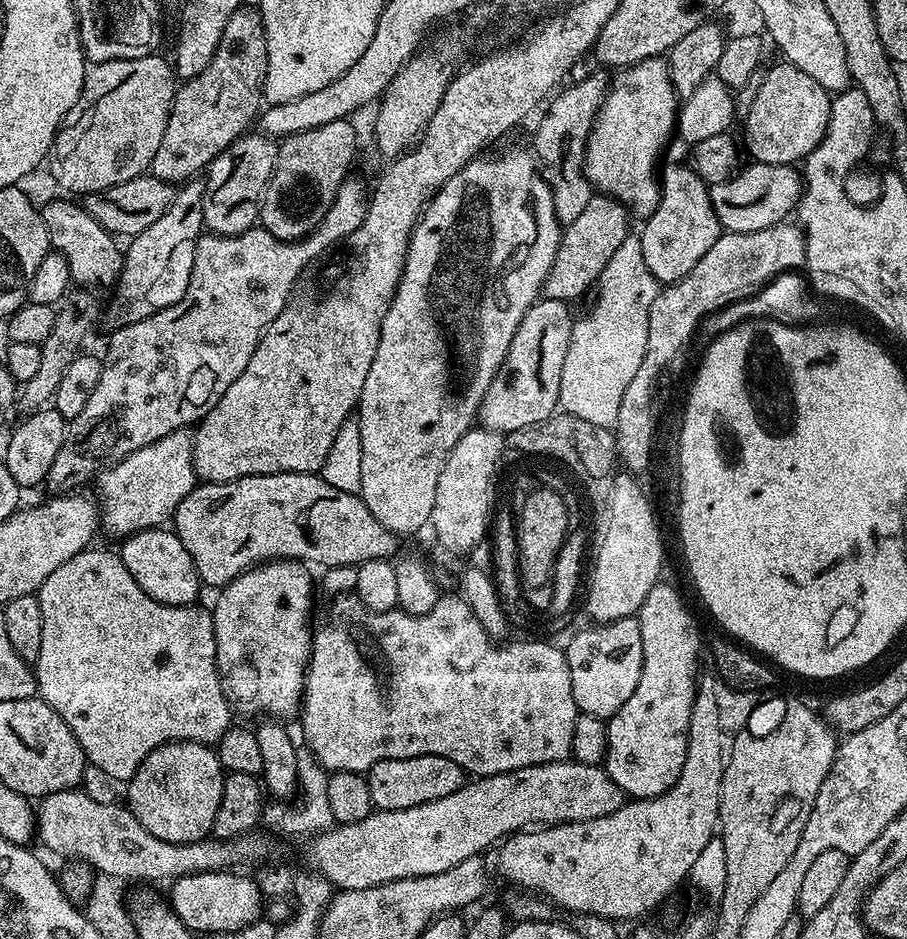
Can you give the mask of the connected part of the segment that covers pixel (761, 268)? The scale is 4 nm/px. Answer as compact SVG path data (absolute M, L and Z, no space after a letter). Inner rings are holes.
M792 222L775 224L766 230L721 234L718 242L714 242L714 246L710 246L710 250L698 258L690 274L659 289L654 304L649 307L647 348L638 370L639 377L637 380L631 379L622 398L628 398L628 404L636 404L638 398L642 402L648 398L653 373L672 356L677 345L683 344L694 323L700 323L698 316L708 316L712 307L716 308L716 304L724 303L724 300L734 303L747 299L784 272L803 269L805 258L804 233Z

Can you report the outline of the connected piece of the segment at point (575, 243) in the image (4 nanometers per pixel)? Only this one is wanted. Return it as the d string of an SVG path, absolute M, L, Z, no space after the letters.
M592 195L590 202L586 202L586 210L582 210L582 215L574 218L574 222L563 229L554 266L544 283L543 299L573 302L588 287L591 289L602 270L605 270L606 262L613 257L614 250L630 234L628 220L630 221L630 213L619 201L608 195Z

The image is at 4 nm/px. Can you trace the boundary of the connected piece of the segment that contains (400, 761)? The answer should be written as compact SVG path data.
M426 754L418 758L390 758L378 762L366 773L366 779L373 805L379 811L389 812L422 806L426 802L446 798L446 794L454 794L454 790L464 787L466 773L454 762L450 762L450 758Z

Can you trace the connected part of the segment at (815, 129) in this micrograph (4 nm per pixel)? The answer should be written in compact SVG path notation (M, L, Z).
M779 62L764 72L758 98L750 106L748 119L743 121L744 136L748 139L746 152L757 164L791 164L803 161L814 146L822 142L830 122L832 96L810 74L802 74L798 66Z

